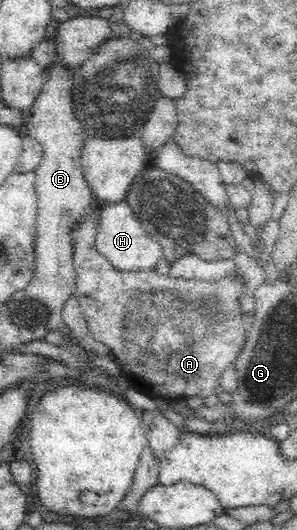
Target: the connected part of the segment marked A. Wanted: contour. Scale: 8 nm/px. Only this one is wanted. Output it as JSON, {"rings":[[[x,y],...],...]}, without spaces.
{"rings":[[[94,208],[86,222],[80,223],[73,232],[77,284],[74,295],[88,320],[92,336],[108,345],[111,355],[122,368],[121,375],[134,390],[164,400],[210,397],[219,386],[219,377],[234,364],[246,341],[249,322],[239,304],[243,280],[237,273],[237,267],[234,273],[213,283],[172,279],[168,274],[158,274],[156,270],[120,273],[97,251],[97,209]]]}

